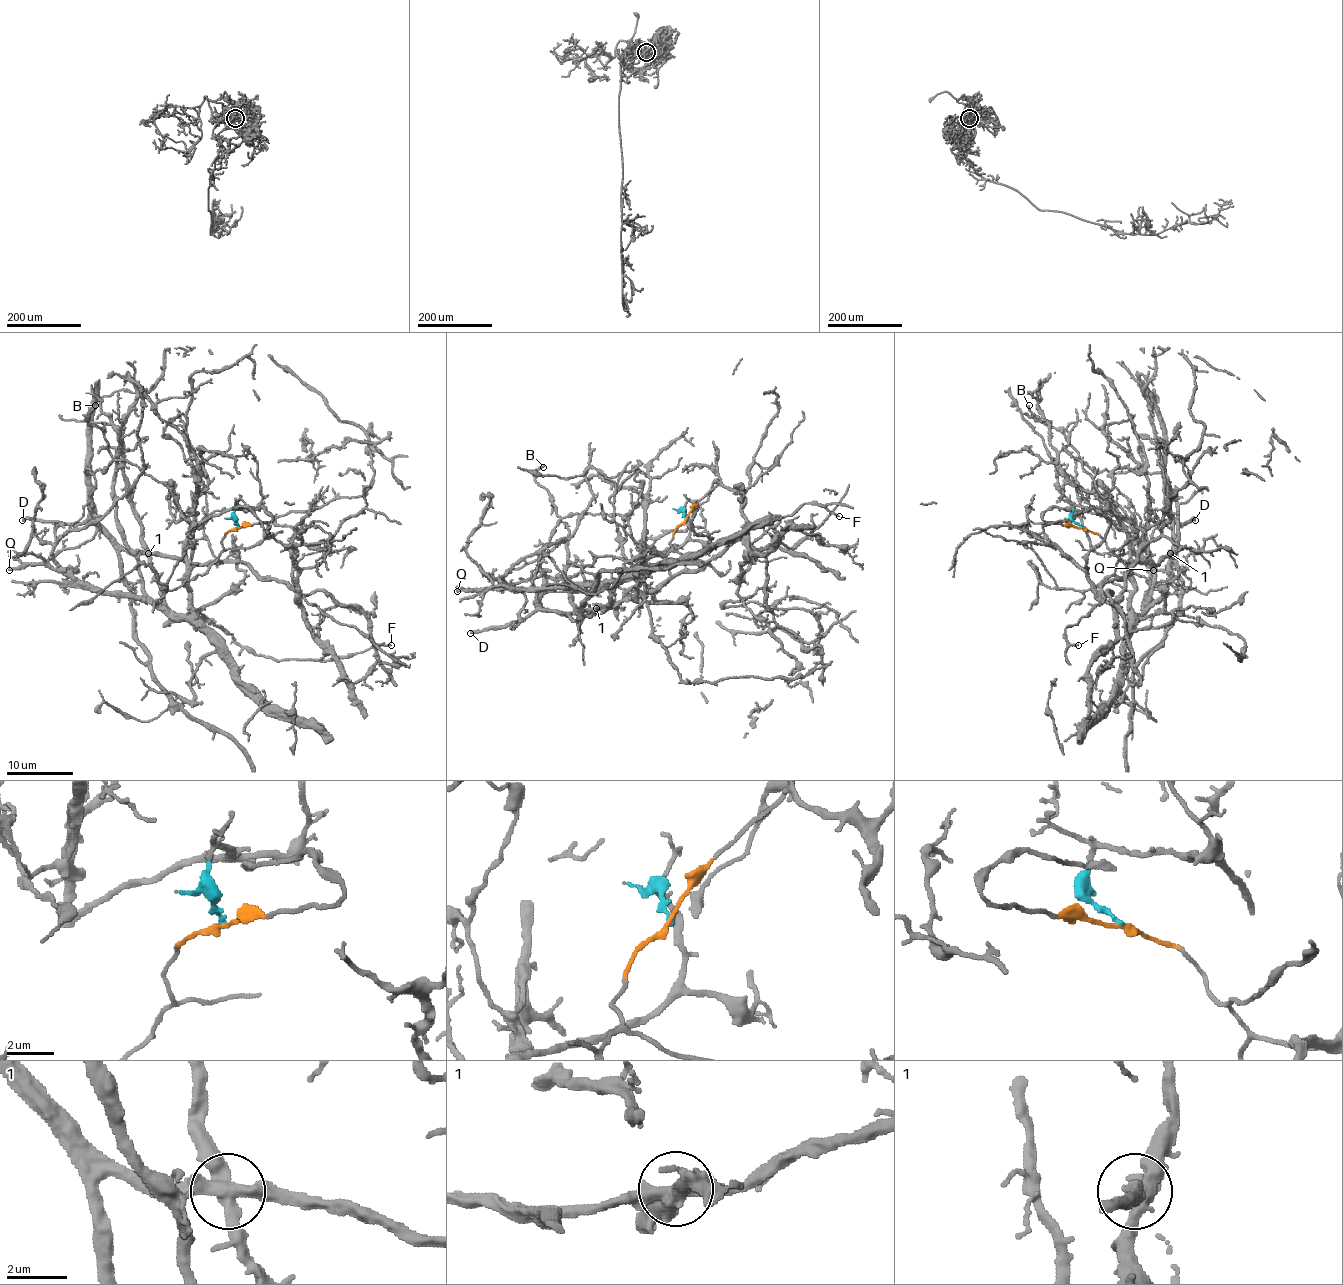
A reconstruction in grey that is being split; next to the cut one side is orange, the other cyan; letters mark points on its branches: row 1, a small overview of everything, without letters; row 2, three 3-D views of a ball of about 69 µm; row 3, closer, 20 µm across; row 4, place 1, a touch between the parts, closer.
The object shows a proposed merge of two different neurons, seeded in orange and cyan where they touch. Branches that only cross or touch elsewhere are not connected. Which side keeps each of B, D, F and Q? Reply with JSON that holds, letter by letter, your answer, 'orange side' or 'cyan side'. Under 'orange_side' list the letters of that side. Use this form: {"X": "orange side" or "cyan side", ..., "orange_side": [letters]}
{"B": "orange side", "D": "orange side", "F": "orange side", "Q": "cyan side", "orange_side": ["B", "D", "F"]}

